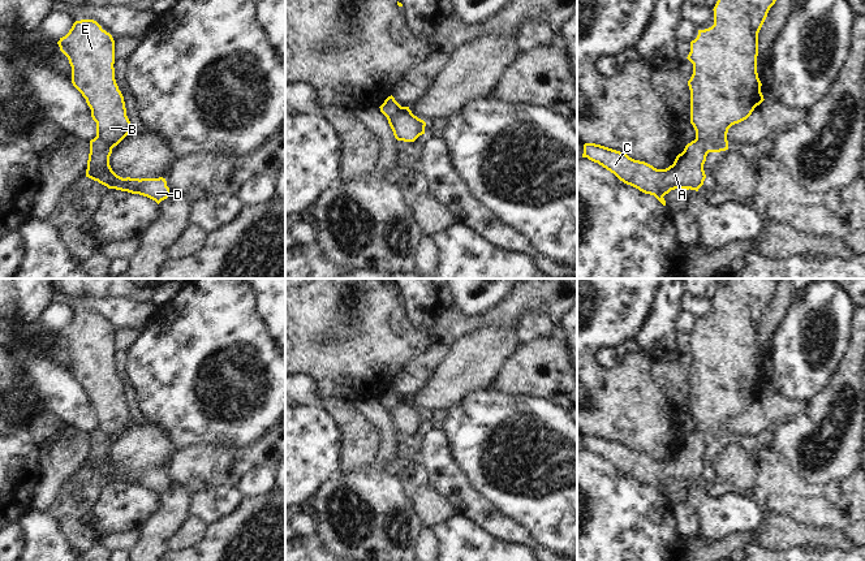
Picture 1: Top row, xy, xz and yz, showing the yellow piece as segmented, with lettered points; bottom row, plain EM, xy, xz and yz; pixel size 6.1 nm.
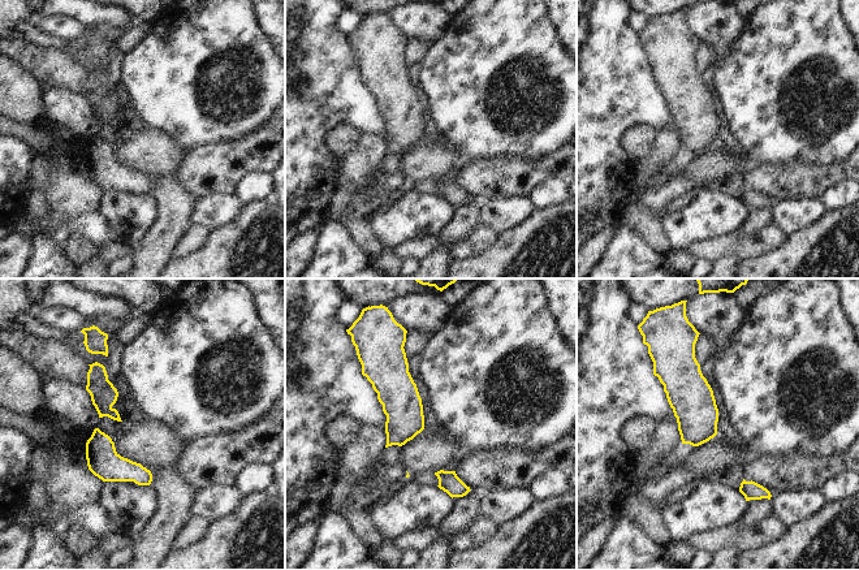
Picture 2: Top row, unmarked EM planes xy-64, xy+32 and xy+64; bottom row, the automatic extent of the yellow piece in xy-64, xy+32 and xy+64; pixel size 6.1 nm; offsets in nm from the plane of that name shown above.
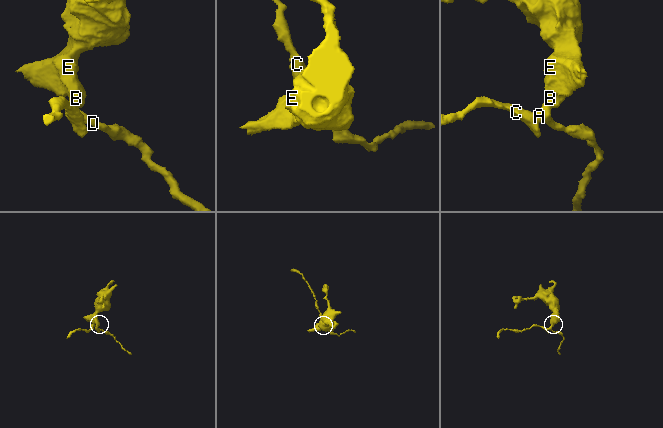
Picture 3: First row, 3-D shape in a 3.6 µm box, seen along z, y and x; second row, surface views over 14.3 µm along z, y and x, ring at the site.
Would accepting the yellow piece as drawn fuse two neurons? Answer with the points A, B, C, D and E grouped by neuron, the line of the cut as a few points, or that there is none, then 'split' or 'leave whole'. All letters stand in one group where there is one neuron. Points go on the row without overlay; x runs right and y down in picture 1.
A C D / B E | yz (696, 430), (708, 444) | split

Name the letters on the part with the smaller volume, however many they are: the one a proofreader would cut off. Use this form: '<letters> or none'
A, C, D

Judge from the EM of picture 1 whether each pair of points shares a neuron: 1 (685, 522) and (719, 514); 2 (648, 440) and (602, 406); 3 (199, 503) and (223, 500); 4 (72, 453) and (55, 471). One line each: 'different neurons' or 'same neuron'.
1: different neurons
2: same neuron
3: same neuron
4: same neuron

